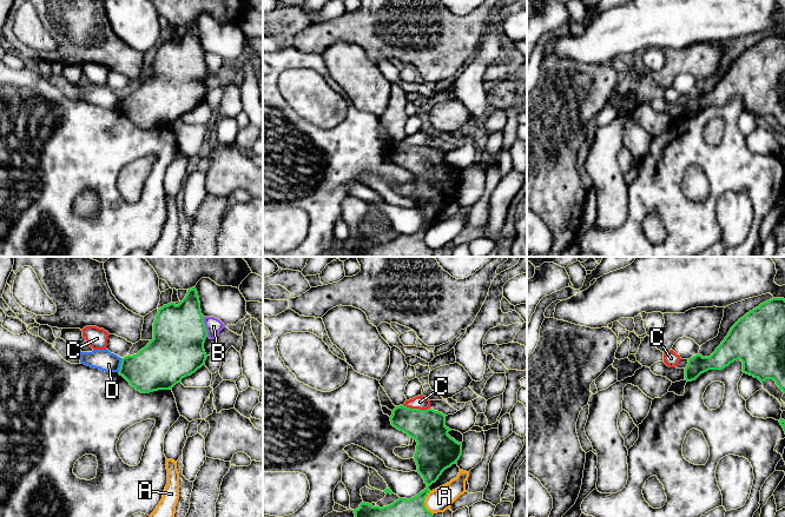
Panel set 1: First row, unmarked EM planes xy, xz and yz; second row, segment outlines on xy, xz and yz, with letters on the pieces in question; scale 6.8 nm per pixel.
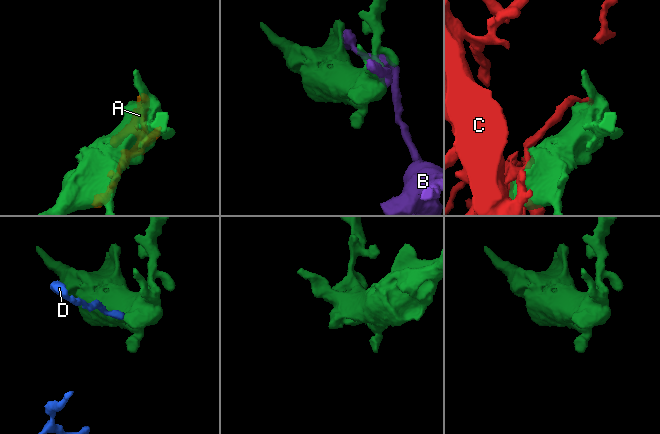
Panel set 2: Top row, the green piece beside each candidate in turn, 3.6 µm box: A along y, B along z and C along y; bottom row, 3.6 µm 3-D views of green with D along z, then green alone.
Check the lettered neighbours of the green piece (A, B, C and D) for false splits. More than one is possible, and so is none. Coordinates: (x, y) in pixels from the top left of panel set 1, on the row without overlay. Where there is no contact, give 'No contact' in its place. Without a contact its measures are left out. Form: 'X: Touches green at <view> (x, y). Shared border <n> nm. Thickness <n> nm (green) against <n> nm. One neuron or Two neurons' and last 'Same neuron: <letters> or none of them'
A: Touches green at xz (423, 239). Shared border 170 nm. Thickness 280 nm (green) against 160 nm. Two neurons
B: Touches green at xy (204, 63). Shared border 140 nm. Thickness 360 nm (green) against 110 nm. Two neurons
C: Touches green at xz (416, 145). Shared border 190 nm. Thickness 240 nm (green) against 90 nm. Two neurons
D: Touches green at xy (120, 101). Shared border 100 nm. Thickness 320 nm (green) against 140 nm. Two neurons
Same neuron: none of them

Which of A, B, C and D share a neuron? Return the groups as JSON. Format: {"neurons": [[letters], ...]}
{"neurons": [["A", "C"], ["B"], ["D"]]}

